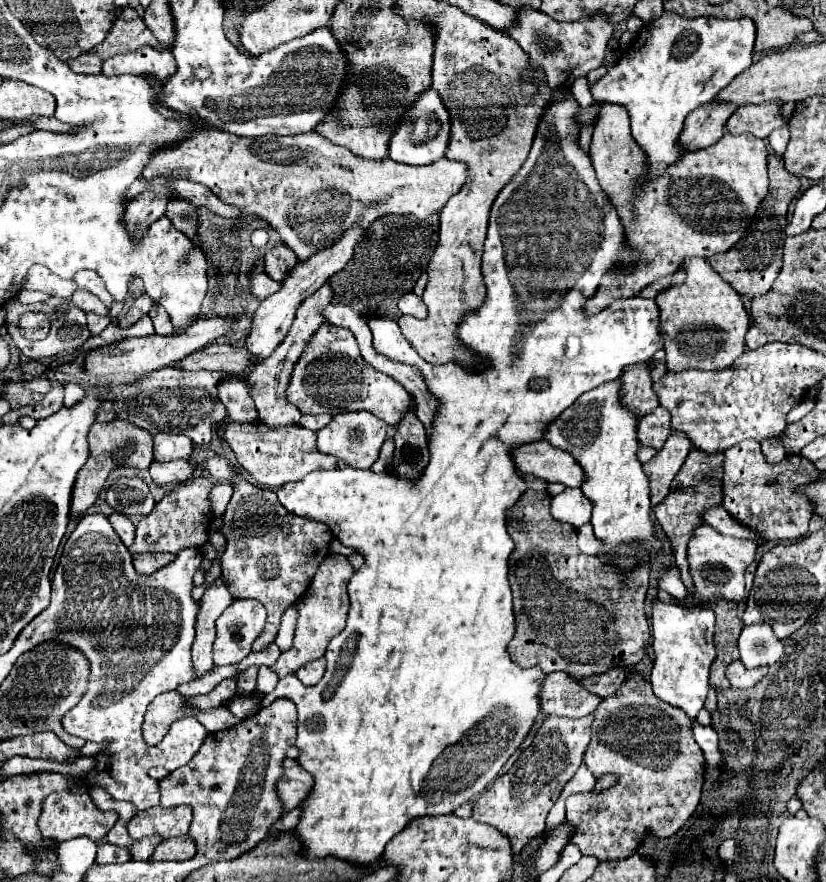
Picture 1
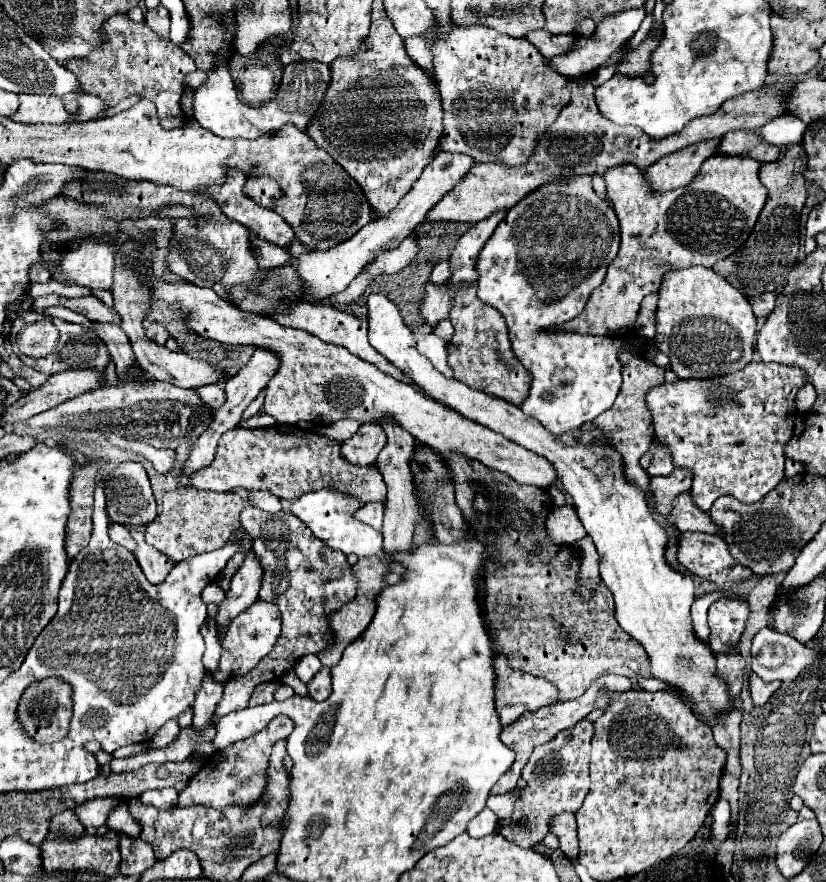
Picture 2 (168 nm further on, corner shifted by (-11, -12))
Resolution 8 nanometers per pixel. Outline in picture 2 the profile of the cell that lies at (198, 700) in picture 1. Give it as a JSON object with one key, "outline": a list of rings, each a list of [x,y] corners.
{"outline":[[[245,506],[245,510],[241,512],[241,526],[249,532],[253,552],[255,556],[259,556],[259,562],[263,564],[263,582],[261,582],[259,598],[263,602],[277,604],[281,610],[283,630],[277,644],[273,646],[273,652],[269,652],[269,656],[265,656],[259,662],[259,666],[253,668],[247,676],[229,680],[225,684],[225,692],[221,702],[215,708],[215,716],[211,718],[211,724],[203,728],[203,732],[195,732],[195,728],[189,728],[189,726],[181,728],[179,736],[167,748],[161,748],[161,750],[149,748],[141,754],[135,754],[123,760],[111,760],[111,772],[131,772],[151,762],[163,764],[169,760],[171,762],[187,760],[191,752],[195,750],[195,744],[211,742],[215,738],[217,722],[225,714],[247,708],[253,688],[257,684],[279,680],[287,670],[291,670],[299,662],[301,656],[315,654],[325,644],[329,644],[331,632],[327,628],[329,626],[327,614],[333,610],[339,610],[347,600],[353,600],[357,578],[353,576],[351,566],[345,560],[345,554],[339,550],[327,548],[323,540],[315,538],[313,532],[307,526],[303,526],[303,522],[299,522],[299,518],[295,518],[291,512],[281,510],[275,514],[267,514],[259,508]]]}

